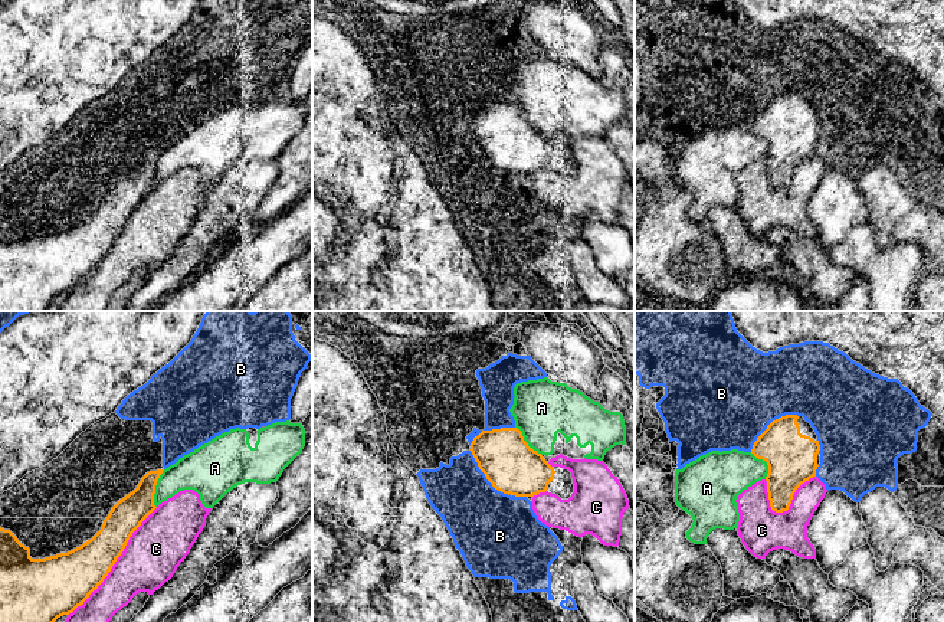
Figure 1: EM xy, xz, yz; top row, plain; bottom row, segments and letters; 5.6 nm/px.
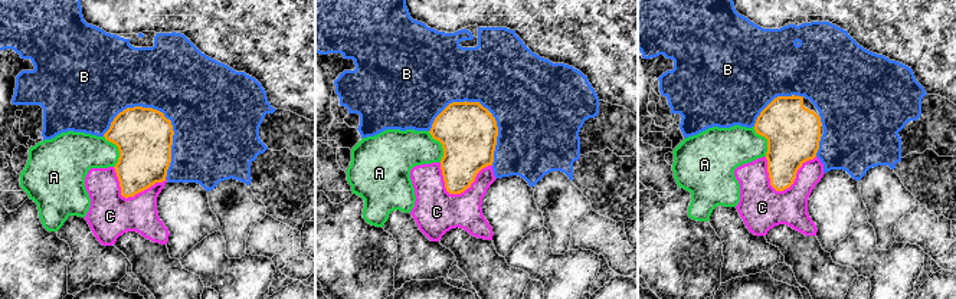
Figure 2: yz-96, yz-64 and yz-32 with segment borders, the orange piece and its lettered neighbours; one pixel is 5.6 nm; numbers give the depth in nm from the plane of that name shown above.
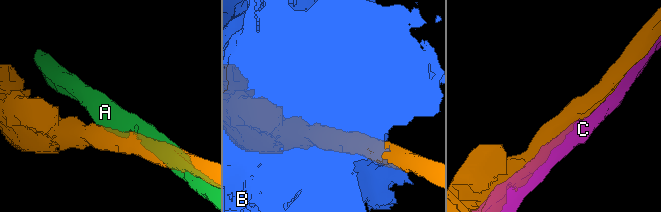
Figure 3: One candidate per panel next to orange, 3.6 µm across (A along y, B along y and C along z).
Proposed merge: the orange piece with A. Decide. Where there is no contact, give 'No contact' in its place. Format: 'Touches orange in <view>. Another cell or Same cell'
Touches orange in xy. Another cell

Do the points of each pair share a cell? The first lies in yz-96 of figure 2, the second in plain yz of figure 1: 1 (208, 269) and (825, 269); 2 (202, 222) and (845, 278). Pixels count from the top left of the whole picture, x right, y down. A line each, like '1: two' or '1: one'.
1: two
2: two

